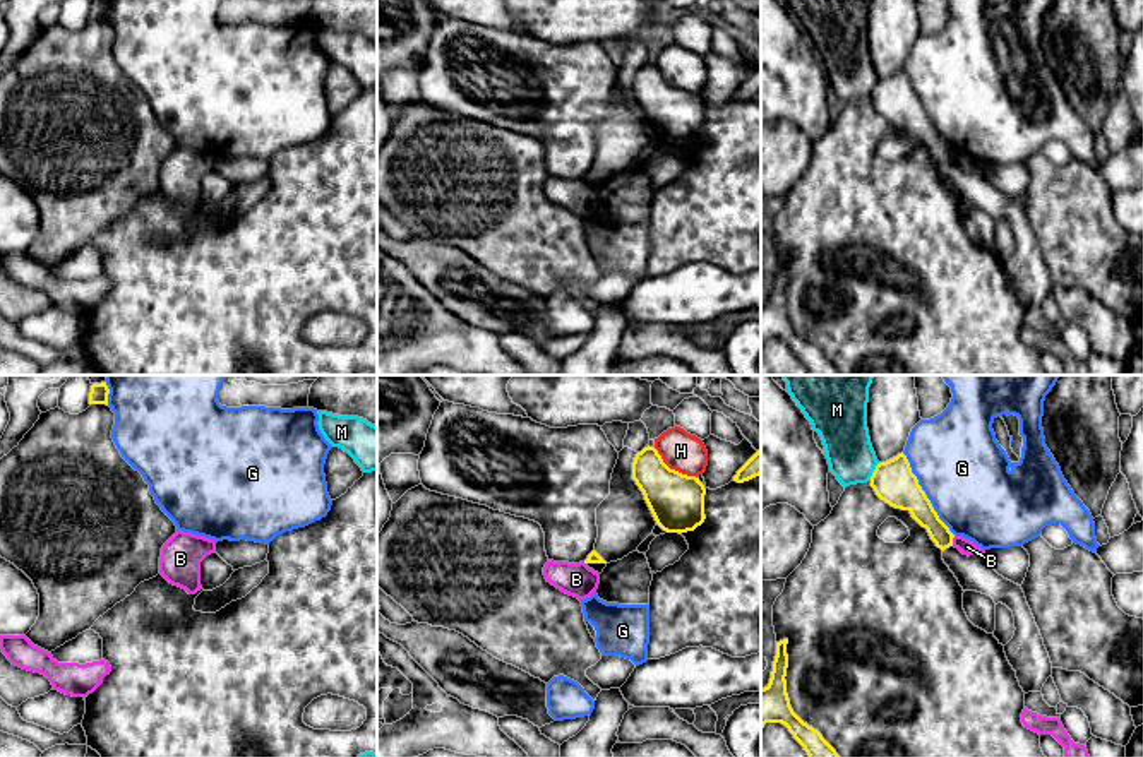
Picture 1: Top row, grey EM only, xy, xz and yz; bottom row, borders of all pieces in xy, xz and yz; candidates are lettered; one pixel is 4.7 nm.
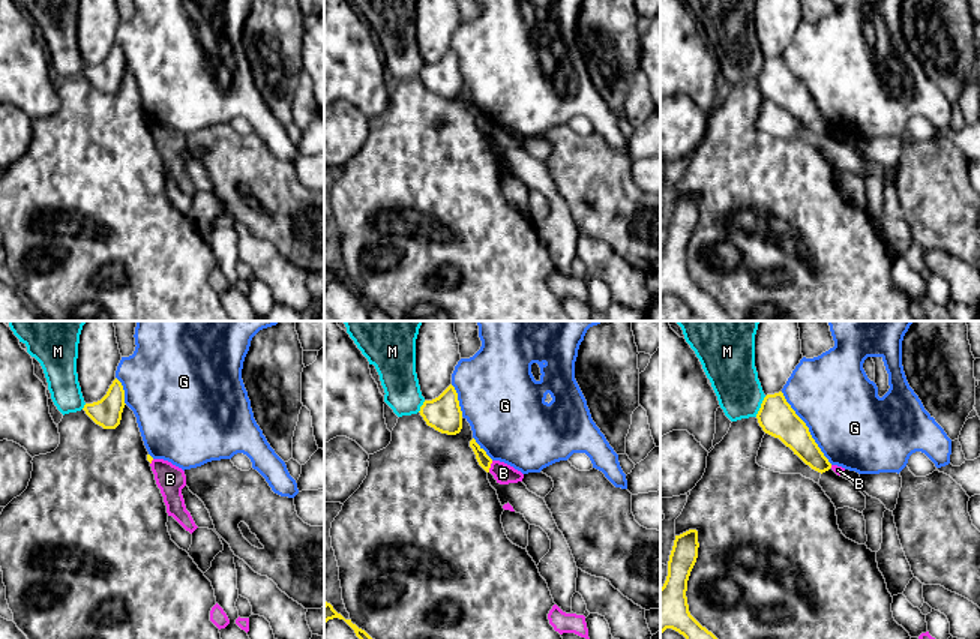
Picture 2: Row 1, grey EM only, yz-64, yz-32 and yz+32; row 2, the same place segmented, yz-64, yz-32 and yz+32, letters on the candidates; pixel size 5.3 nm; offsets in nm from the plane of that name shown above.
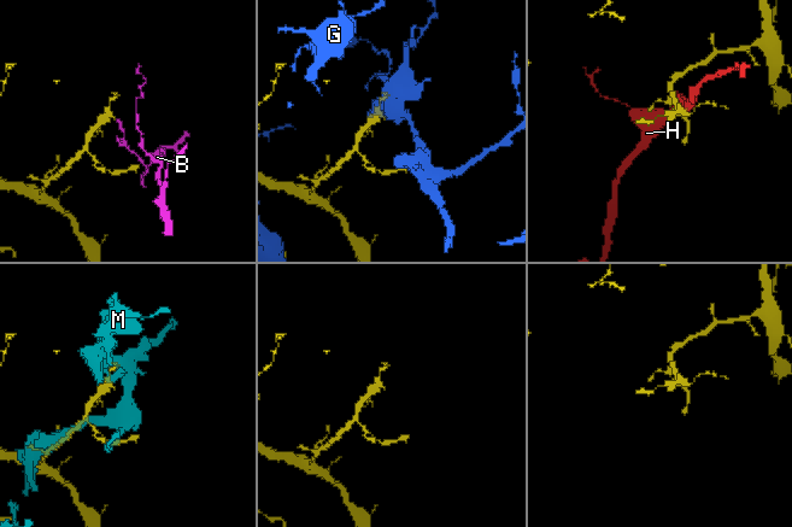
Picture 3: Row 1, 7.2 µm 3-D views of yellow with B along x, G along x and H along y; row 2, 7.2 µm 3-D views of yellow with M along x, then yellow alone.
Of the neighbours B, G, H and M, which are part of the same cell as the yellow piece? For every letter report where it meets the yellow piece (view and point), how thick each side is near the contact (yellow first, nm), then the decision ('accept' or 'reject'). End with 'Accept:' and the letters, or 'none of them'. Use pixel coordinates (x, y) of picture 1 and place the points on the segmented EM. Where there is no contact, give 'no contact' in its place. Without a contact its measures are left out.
B: contact yz (951, 542); calibres 110 and 70 nm; reject
G: contact yz (924, 494); calibres 200 and 420 nm; reject
H: contact xz (674, 470); calibres 260 and 190 nm; reject
M: contact yz (874, 471); calibres 200 and 220 nm; reject
Accept: none of them

